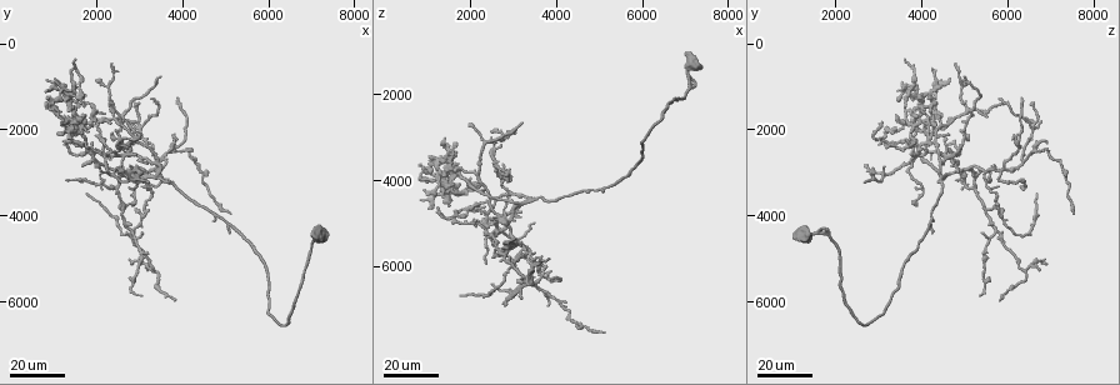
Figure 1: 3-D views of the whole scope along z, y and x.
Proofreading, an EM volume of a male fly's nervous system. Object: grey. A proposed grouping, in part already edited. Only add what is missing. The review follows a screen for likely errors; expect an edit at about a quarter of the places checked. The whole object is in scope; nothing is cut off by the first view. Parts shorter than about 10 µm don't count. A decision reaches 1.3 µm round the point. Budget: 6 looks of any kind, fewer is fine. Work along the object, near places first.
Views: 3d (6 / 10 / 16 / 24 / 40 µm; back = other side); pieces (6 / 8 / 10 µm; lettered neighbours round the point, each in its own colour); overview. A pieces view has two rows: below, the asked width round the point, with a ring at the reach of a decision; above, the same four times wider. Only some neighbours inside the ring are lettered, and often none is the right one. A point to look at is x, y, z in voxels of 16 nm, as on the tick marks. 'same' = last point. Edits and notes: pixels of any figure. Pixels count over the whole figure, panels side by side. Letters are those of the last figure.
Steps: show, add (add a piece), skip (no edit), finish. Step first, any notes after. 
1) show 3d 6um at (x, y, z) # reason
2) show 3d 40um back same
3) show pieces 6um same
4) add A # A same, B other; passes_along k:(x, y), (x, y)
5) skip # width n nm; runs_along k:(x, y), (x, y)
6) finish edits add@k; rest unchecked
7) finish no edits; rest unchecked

show 3d 24um at (3250, 3200, 2600) # free end

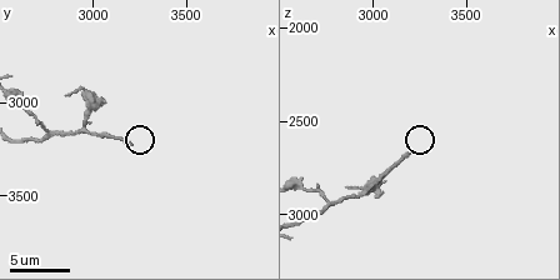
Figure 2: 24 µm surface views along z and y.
show pieces 6um at (3220, 3240, 2660)

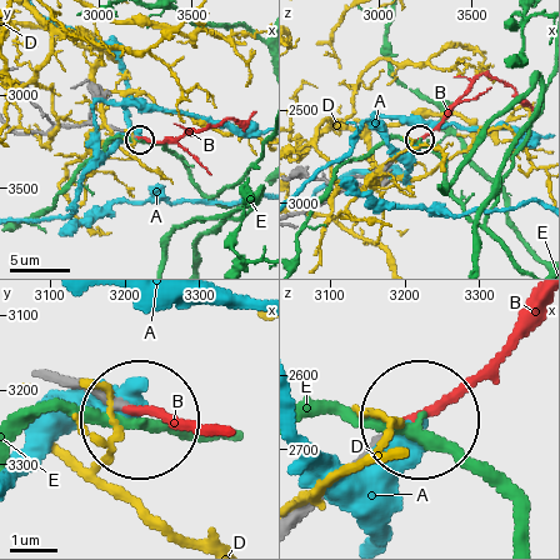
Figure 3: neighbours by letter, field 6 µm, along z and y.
add B # A other, B same, D other, E other; passes_along 3:(65, 378), (208, 430); the neuron continues

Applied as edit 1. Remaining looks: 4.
show 3d 24um at (850, 1500, 3900) # an open end

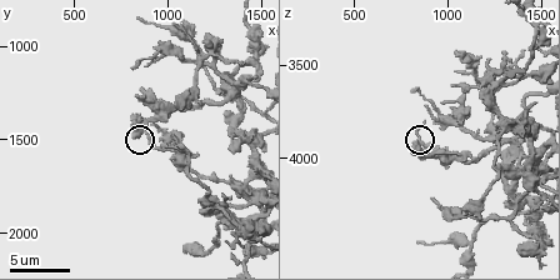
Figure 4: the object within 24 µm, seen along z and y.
show pieces 8um at (820, 1480, 3940) # what lies round it

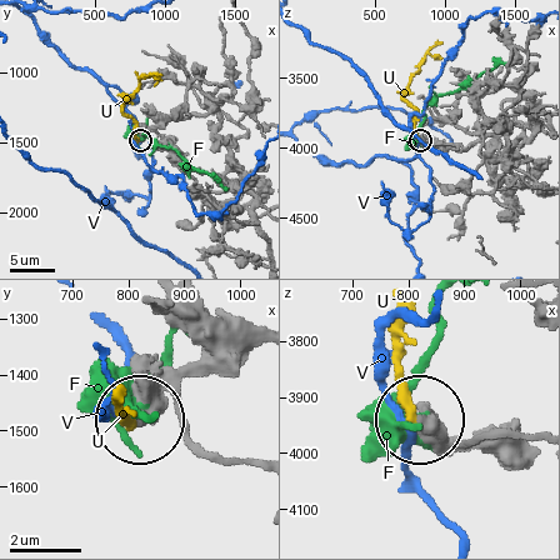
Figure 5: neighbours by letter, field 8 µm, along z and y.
skip # F other, U other, V other; runs_along 5:(480, 450), (444, 441), (420, 420); no lettered piece goes on from it

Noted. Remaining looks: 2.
finish edits add@3; rest unchecked

